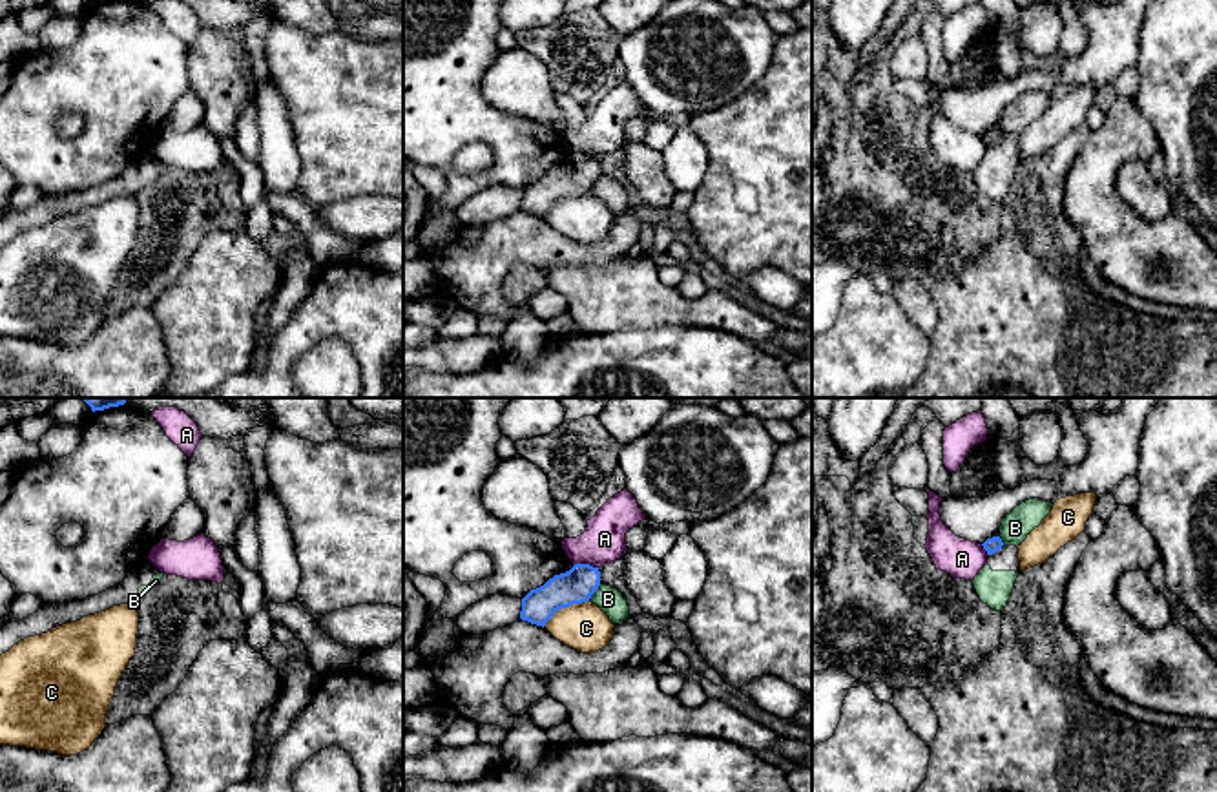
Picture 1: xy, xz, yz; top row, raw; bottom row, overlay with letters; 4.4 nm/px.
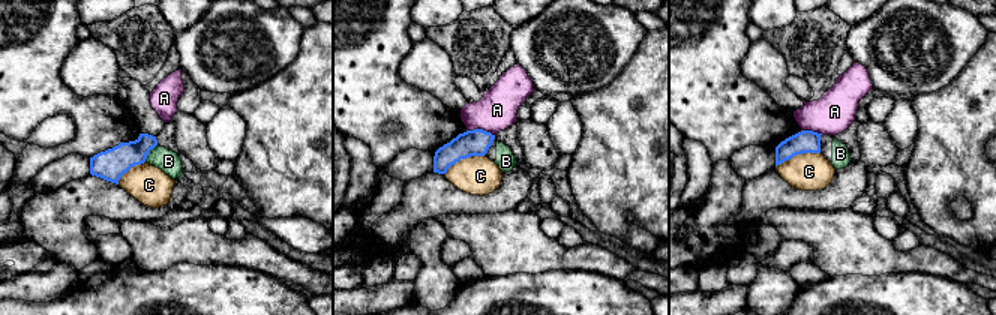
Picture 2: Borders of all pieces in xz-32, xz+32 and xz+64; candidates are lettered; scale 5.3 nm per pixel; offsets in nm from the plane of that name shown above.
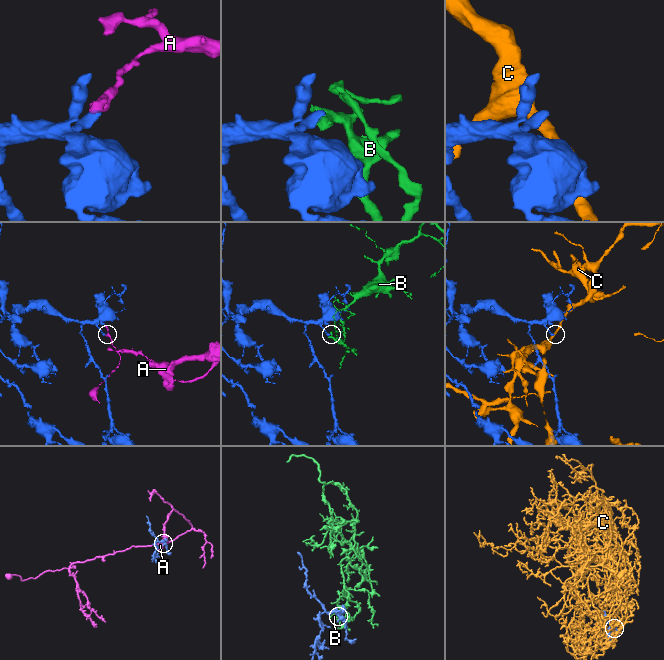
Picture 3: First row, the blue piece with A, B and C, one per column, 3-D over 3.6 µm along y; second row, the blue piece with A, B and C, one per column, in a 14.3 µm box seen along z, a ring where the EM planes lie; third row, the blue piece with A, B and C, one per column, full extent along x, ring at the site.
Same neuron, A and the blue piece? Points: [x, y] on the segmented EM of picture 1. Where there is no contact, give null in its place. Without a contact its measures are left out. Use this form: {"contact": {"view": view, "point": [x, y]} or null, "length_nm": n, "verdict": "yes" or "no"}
{"contact": {"view": "xz", "point": [586, 564]}, "length_nm": 110, "verdict": "no"}

